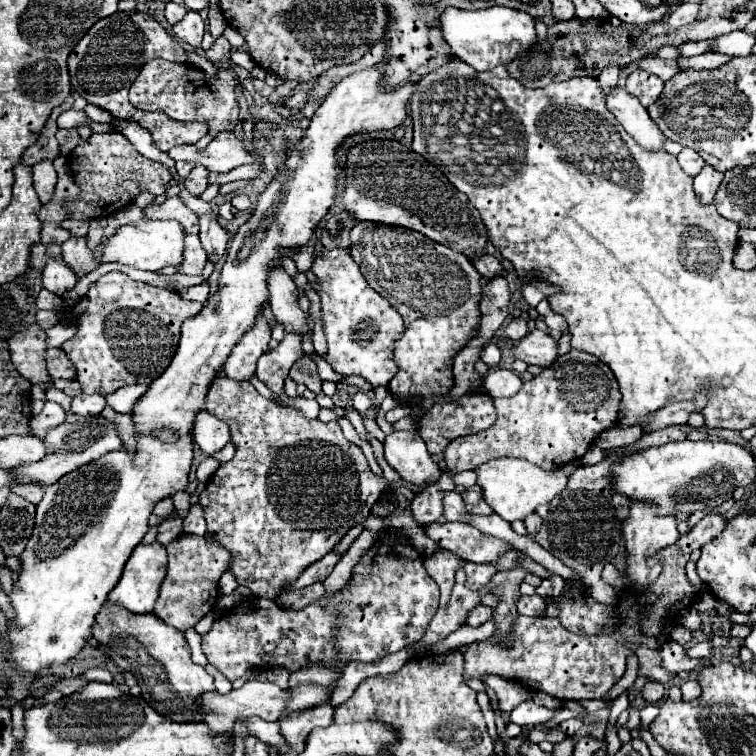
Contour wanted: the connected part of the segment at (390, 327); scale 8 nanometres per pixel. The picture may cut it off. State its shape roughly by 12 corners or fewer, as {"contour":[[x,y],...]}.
{"contour":[[314,247],[326,362],[373,388],[404,320],[342,248]]}

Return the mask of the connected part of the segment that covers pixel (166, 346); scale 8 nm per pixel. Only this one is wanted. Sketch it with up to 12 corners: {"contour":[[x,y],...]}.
{"contour":[[104,274],[62,344],[86,394],[150,384],[204,304]]}

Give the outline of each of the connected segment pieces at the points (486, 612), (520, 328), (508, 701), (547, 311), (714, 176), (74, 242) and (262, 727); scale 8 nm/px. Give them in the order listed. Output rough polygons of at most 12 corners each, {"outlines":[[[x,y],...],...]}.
{"outlines":[[[478,606],[470,612],[466,624],[480,626],[492,620],[492,608]],[[510,320],[504,328],[502,340],[522,340],[528,324],[522,320]],[[482,676],[496,692],[500,710],[510,714],[520,702],[532,700],[532,690],[500,676]],[[543,299],[536,310],[551,330],[568,331],[563,316],[551,309]],[[712,166],[694,178],[702,204],[712,204],[722,176]],[[86,238],[62,244],[64,262],[82,278],[96,270]],[[246,718],[250,734],[274,746],[280,754],[288,752],[278,722]]]}

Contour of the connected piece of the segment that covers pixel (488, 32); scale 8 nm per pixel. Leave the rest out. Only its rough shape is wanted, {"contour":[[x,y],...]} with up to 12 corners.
{"contour":[[448,6],[444,40],[474,70],[506,66],[536,42],[534,18]]}

